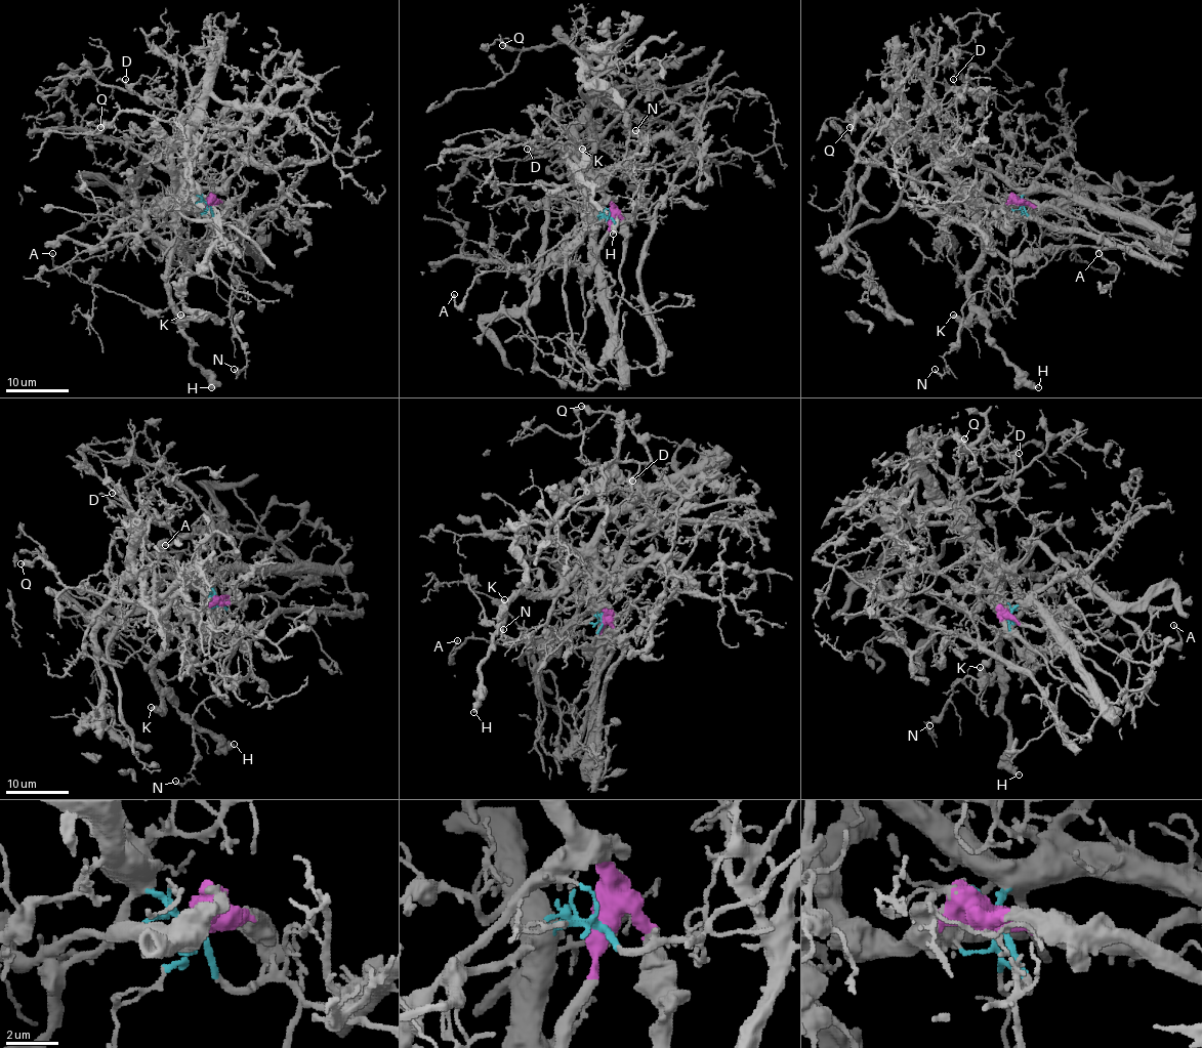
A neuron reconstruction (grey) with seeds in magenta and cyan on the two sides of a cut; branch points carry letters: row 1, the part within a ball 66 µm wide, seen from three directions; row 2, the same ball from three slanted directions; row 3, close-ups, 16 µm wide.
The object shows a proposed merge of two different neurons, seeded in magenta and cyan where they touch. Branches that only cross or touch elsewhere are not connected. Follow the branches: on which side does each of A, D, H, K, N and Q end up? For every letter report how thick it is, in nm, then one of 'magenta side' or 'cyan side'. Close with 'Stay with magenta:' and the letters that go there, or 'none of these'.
A: calibre 170 nm; cyan side
D: calibre 160 nm; cyan side
H: calibre 400 nm; magenta side
K: calibre 500 nm; magenta side
N: calibre 170 nm; cyan side
Q: calibre 440 nm; cyan side
Stay with magenta: H, K

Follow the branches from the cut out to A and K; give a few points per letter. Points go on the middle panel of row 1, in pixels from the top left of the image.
A: (611, 217), (596, 218), (525, 268), (482, 271), (457, 306), (454, 294)
K: (611, 217), (611, 201), (581, 159), (578, 174), (572, 173), (570, 165), (578, 165), (582, 159), (582, 148)

